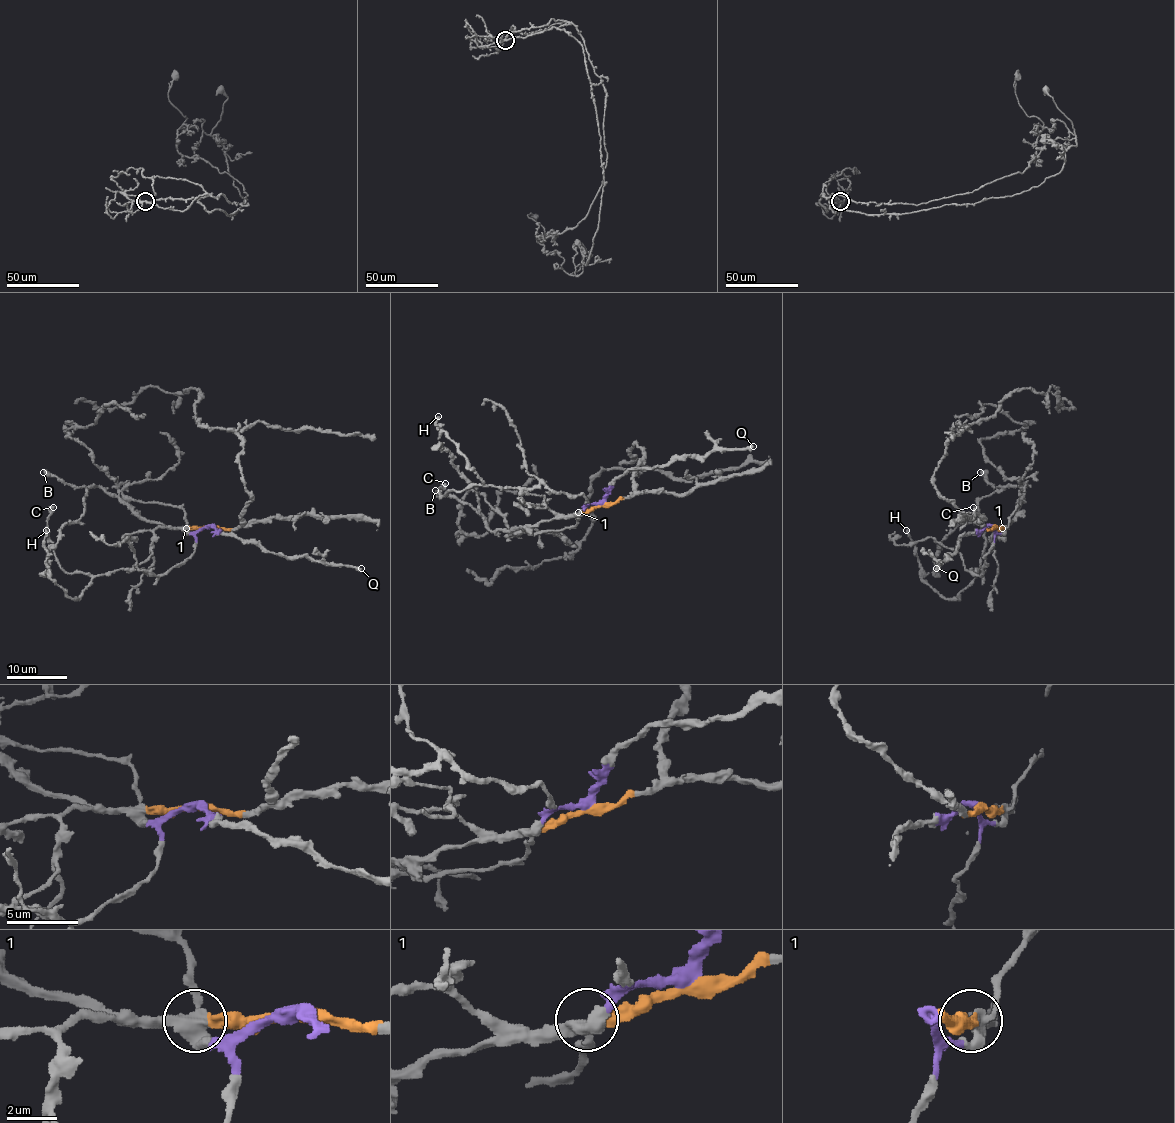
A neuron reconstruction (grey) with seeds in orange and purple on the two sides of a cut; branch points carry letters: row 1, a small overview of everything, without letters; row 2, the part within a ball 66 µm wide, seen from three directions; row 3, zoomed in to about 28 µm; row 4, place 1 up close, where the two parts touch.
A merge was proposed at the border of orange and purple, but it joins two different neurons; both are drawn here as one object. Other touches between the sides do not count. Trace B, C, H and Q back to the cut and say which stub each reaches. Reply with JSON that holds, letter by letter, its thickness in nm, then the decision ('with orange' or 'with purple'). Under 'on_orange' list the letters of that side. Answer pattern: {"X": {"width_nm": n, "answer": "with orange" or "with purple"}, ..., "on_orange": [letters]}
{"B": {"width_nm": 440, "answer": "with orange"}, "C": {"width_nm": 550, "answer": "with purple"}, "H": {"width_nm": 360, "answer": "with purple"}, "Q": {"width_nm": 440, "answer": "with purple"}, "on_orange": ["B"]}

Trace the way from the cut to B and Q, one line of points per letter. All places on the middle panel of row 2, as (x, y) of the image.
B: (602, 504), (529, 525), (491, 530), (488, 522), (468, 504), (436, 490)
Q: (602, 504), (609, 486), (629, 469), (650, 469), (678, 458), (703, 457), (714, 451), (754, 446)

